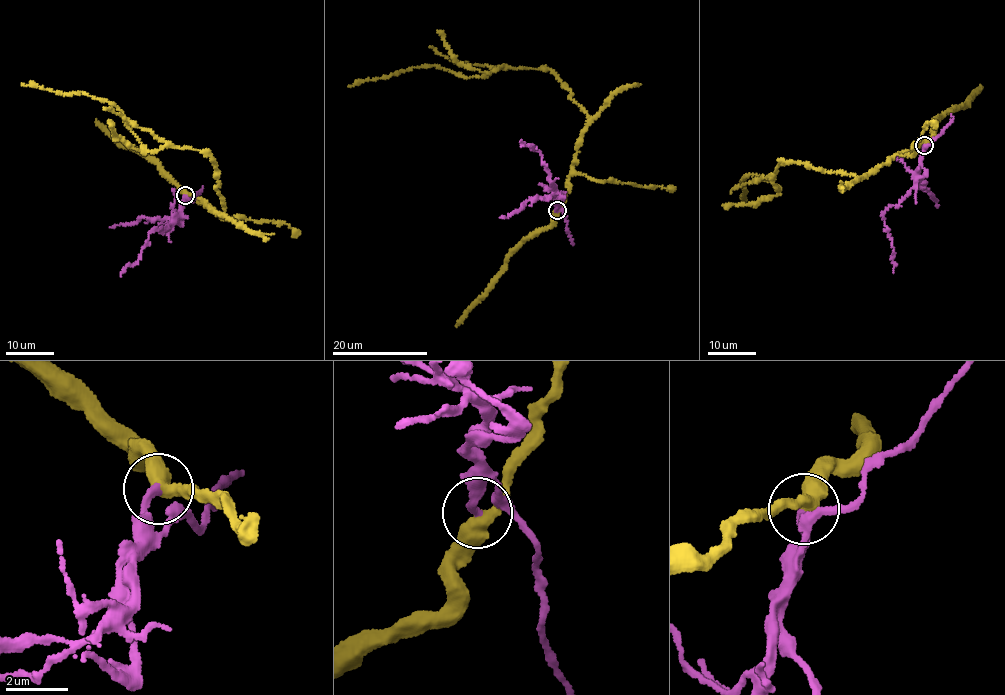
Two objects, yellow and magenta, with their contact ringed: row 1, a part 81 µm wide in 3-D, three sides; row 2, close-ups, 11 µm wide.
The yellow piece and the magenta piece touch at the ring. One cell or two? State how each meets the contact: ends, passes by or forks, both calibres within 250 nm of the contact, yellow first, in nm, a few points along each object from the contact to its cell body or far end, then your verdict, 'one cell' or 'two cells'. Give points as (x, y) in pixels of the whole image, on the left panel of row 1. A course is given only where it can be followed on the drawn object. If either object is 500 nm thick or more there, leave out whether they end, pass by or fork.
yellow passes by | magenta ends | 420/240 nm | yellow via (185, 195), (201, 198), (221, 214), (225, 208), (210, 155), (165, 145), (148, 150), (116, 105), (22, 84) | magenta via (185, 195), (181, 214), (162, 231), (161, 228), (149, 234), (137, 261), (126, 267), (120, 276) | two cells

